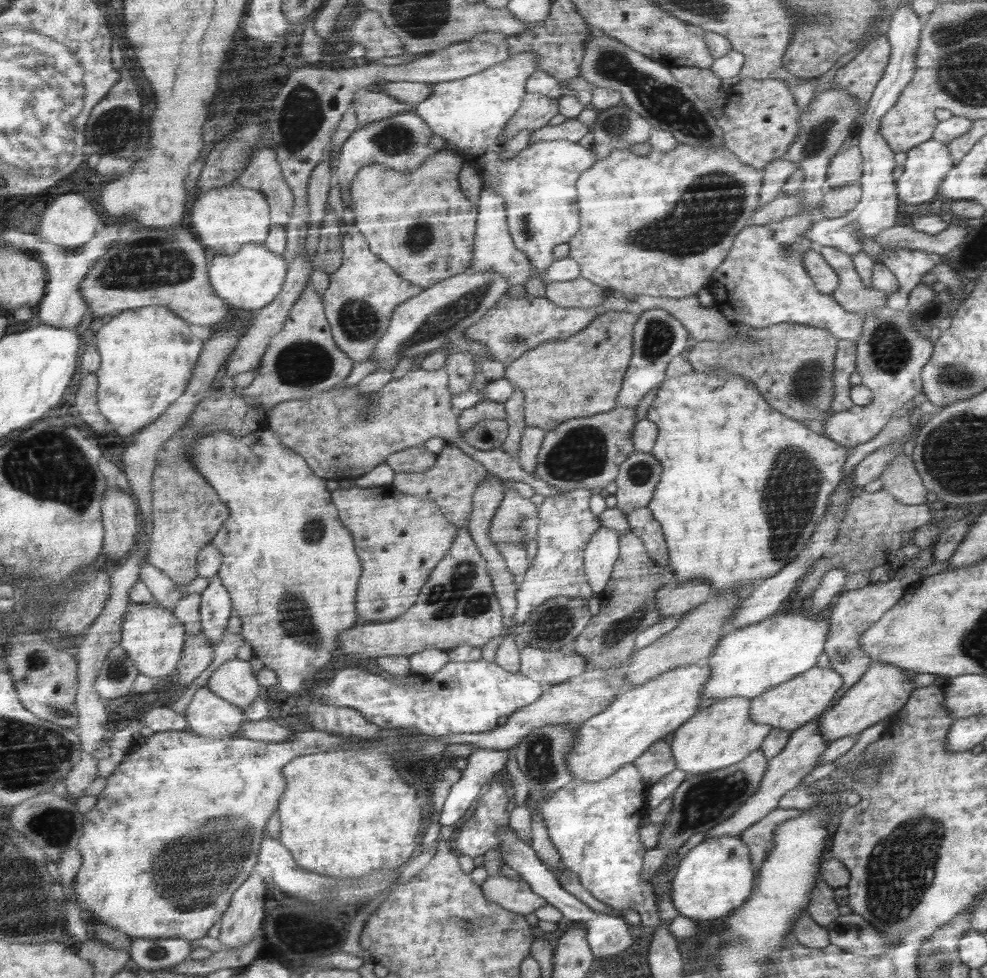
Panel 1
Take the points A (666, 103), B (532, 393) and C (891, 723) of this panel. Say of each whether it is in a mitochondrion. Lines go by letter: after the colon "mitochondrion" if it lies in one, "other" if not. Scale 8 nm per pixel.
A: mitochondrion
B: other
C: other

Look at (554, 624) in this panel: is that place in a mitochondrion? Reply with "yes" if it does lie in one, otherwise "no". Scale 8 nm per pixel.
yes

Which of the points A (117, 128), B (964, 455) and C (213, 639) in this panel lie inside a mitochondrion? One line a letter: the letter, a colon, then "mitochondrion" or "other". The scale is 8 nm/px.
A: mitochondrion
B: mitochondrion
C: other

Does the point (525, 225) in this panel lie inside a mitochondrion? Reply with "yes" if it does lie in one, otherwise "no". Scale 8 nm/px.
yes

